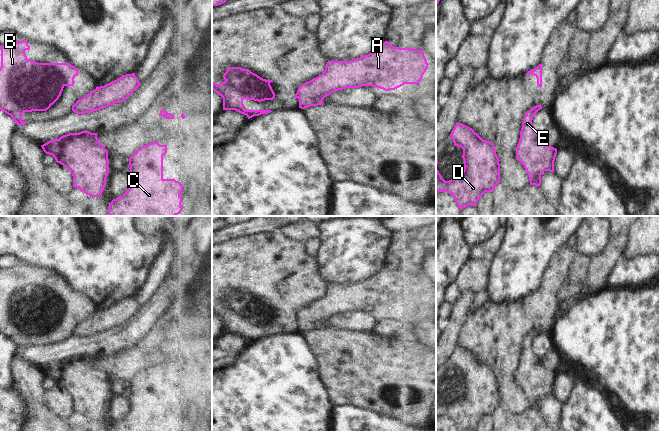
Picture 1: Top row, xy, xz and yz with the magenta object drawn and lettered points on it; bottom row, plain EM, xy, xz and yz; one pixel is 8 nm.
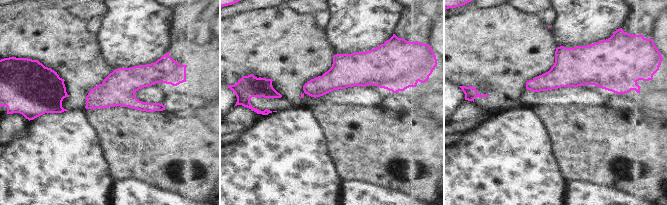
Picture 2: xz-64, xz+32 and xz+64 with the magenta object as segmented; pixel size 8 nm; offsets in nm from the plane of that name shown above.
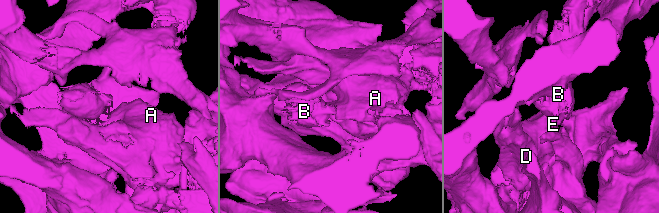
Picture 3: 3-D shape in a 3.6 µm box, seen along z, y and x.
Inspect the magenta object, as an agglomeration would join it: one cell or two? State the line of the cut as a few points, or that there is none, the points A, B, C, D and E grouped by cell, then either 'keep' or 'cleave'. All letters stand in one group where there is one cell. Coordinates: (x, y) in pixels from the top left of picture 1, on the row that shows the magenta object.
xz (296, 93), (297, 97) | A C D E / B | cleave

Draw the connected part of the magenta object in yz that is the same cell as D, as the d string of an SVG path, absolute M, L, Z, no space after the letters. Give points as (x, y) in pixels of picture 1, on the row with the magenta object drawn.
M460 122L454 126L450 136L454 146L463 149L464 170L460 176L445 181L436 168L436 193L451 194L461 210L469 205L476 207L479 198L485 192L493 192L500 183L500 164L496 149L491 141L482 139L472 128Z

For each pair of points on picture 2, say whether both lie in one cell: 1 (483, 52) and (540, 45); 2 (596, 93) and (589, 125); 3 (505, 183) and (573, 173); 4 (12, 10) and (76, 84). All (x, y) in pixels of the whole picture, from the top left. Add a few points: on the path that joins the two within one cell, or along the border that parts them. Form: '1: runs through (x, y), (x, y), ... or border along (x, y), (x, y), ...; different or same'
1: runs through (497, 50), (503, 47), (526, 47); same
2: border along (615, 97), (600, 106), (570, 105); different
3: border along (553, 152), (558, 169), (566, 181); different
4: border along (30, 10), (19, 12), (10, 17); different

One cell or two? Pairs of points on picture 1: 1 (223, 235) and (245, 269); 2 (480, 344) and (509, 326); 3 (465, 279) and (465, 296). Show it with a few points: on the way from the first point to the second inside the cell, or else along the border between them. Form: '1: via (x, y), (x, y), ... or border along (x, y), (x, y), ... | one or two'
1: border along (249, 234), (232, 237), (222, 242) | two
2: via (487, 337), (502, 329) | one
3: border along (461, 291), (471, 290), (475, 294) | two

